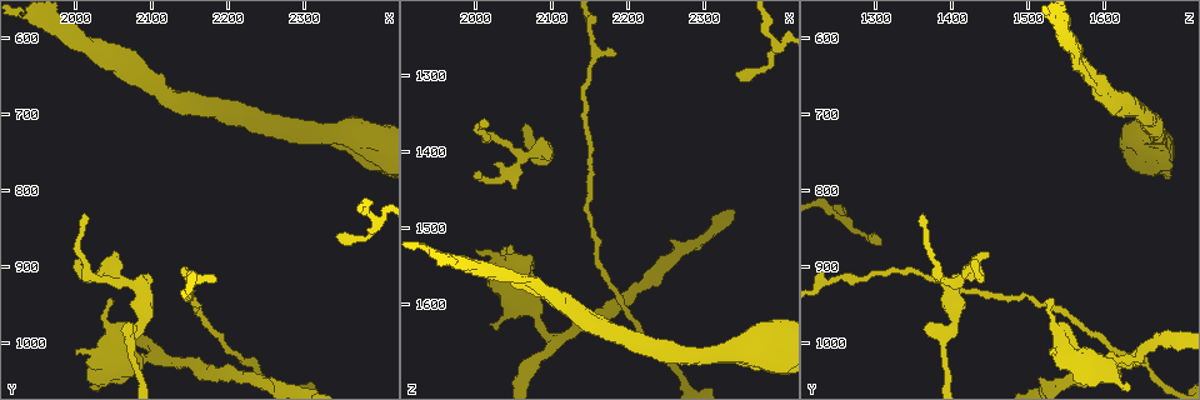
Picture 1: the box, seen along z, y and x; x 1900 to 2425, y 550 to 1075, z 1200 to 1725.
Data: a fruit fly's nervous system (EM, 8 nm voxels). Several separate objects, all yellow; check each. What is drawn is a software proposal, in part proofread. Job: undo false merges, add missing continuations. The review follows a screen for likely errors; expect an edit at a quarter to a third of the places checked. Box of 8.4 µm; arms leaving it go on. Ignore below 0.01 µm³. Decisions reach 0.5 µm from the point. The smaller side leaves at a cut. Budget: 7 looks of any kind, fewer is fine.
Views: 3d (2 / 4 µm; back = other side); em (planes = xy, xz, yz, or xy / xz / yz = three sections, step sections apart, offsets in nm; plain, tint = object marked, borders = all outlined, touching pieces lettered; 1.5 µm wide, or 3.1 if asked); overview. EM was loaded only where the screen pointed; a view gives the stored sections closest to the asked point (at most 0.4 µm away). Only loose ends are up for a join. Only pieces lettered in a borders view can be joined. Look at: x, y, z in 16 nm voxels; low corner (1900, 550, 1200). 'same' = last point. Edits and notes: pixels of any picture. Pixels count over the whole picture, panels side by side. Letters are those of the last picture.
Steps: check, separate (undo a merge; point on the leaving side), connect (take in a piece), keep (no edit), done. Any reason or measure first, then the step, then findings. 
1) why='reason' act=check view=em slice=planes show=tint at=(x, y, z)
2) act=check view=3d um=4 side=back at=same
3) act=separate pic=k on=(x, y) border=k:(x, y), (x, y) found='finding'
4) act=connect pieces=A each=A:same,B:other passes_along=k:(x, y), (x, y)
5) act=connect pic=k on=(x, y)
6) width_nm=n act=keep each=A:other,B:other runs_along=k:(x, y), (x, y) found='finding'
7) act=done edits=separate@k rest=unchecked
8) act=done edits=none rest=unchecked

why='free end' act=check view=em slice=planes show=borders at=(2050, 945, 1535)

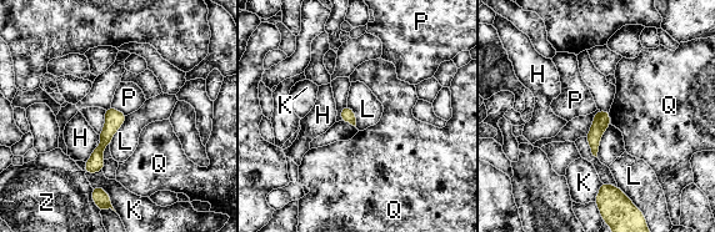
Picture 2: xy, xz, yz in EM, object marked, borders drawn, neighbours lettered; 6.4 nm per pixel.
act=keep each=H:other,K:other,L:other,P:other,Q:other,Z:other runs_along=2:(120, 115), (88, 170) found='no lettered piece goes on from it'

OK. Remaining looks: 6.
why='free end' act=check view=3d um=4 at=(2070, 980, 1360)

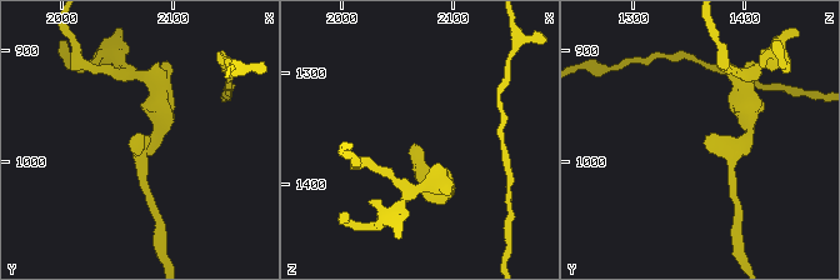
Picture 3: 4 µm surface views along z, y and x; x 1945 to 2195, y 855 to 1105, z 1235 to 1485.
why='now the EM' act=check view=em slice=xy step=8 show=tint at=(2068, 982, 1362)

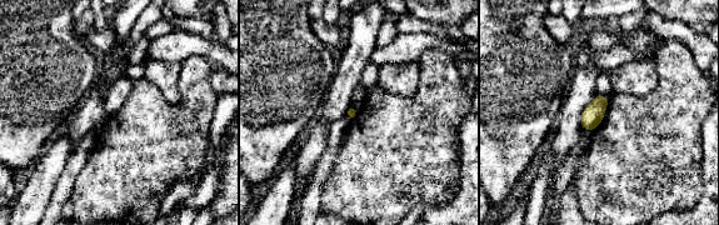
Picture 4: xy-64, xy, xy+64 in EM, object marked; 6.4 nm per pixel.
act=check view=em slice=planes show=borders at=same

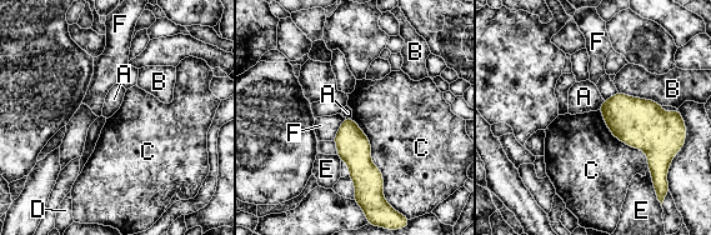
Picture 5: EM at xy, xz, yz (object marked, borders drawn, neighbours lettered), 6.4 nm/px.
act=keep each=A:other,B:other,C:other,D:other,E:other,F:other border=5:(351, 118), (370, 143), (385, 198) found='no lettered piece goes on from it'

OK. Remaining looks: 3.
why='thin end' act=check view=em slice=planes show=borders at=(2010, 835, 1360)

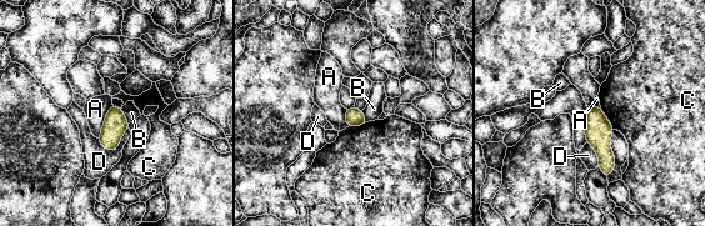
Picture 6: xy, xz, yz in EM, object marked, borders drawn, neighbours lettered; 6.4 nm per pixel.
width_nm=110 act=keep each=A:other,B:other,C:other,D:other border=6:(113, 105), (105, 116), (98, 137) found='none of them fits'

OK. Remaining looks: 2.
act=done edits=none rest=unchecked

